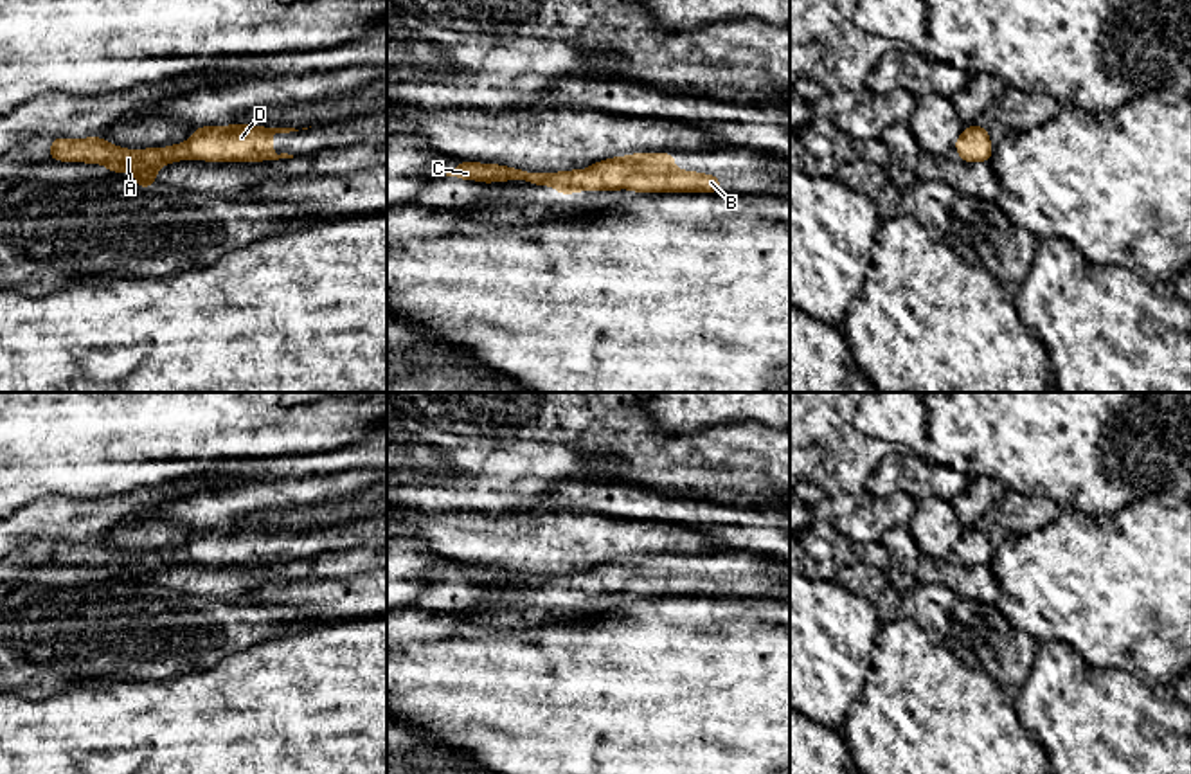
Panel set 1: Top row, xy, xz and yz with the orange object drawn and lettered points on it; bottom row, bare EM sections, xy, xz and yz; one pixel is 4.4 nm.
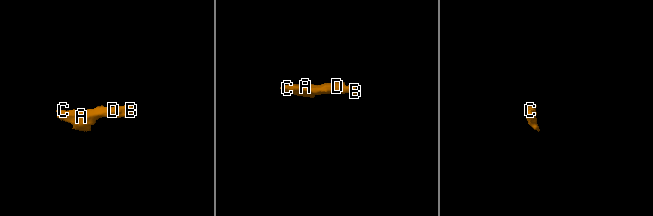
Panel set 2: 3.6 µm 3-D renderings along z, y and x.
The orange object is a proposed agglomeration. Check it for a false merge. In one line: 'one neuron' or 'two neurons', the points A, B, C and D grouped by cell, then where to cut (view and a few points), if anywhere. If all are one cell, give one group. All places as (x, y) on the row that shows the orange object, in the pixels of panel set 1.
one neuron; groups A B C D; cut none

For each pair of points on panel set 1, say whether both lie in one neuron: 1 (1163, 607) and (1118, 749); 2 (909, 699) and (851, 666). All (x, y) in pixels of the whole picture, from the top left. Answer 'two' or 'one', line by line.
1: two
2: two

